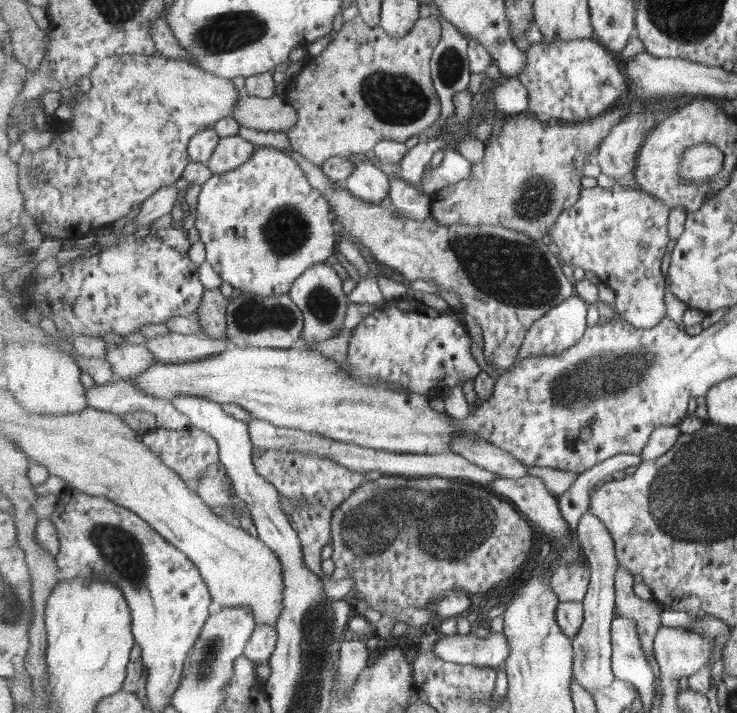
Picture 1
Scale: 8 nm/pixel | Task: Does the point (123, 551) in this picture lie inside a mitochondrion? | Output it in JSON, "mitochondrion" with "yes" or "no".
{"mitochondrion":"yes"}

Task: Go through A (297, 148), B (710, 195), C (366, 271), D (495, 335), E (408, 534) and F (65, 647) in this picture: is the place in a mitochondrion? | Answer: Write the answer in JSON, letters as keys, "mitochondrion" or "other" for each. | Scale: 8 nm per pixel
{"A":"other","B":"other","C":"other","D":"other","E":"mitochondrion","F":"other"}

